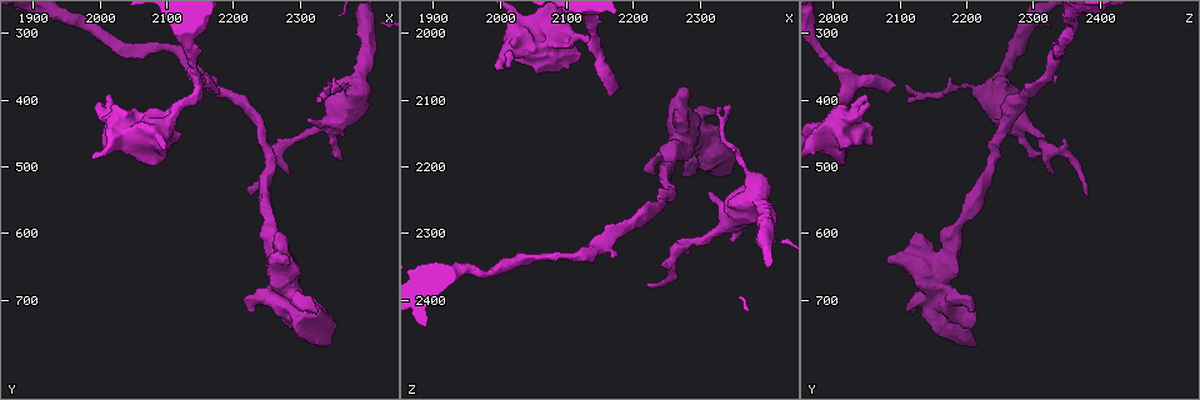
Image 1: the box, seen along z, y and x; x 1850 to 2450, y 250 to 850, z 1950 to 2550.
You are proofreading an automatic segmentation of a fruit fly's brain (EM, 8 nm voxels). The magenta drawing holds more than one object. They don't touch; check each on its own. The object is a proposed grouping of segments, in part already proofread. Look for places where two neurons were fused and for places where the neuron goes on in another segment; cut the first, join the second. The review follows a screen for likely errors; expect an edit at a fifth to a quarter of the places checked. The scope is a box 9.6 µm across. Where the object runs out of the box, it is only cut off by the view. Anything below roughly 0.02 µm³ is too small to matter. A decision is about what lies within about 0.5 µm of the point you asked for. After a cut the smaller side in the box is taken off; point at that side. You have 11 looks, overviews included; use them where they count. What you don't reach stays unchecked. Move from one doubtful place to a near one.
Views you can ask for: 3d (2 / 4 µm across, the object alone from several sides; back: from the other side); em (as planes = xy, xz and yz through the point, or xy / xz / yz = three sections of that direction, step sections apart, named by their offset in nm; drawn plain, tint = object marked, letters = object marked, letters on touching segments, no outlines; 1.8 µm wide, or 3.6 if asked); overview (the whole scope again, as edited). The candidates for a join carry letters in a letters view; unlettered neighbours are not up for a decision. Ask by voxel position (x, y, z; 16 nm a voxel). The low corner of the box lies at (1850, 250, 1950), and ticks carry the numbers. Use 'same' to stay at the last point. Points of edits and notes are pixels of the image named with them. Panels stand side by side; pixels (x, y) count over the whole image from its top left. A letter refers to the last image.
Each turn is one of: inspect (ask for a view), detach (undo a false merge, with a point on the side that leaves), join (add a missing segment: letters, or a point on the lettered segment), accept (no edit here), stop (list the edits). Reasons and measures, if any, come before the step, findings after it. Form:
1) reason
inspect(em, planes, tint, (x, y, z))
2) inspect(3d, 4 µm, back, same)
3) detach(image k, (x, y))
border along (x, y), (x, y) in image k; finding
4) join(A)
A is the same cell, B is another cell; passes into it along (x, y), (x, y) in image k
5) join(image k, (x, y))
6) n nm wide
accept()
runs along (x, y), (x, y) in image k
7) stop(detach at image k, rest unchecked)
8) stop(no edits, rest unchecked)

long arm stops here
inspect(3d, 4 µm, (2345, 375, 2110))

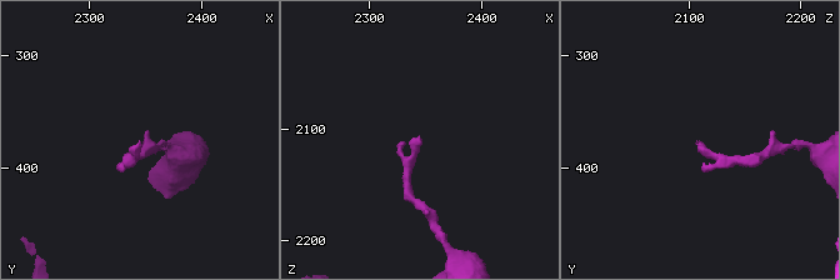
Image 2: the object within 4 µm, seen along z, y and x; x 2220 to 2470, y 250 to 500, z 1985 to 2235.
need the tissue
inspect(em, planes, tint, (2344, 378, 2106))

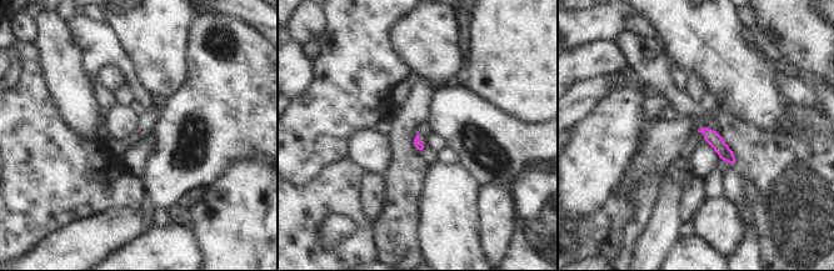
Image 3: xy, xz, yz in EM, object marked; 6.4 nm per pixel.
inspect(em, planes, letters, same)

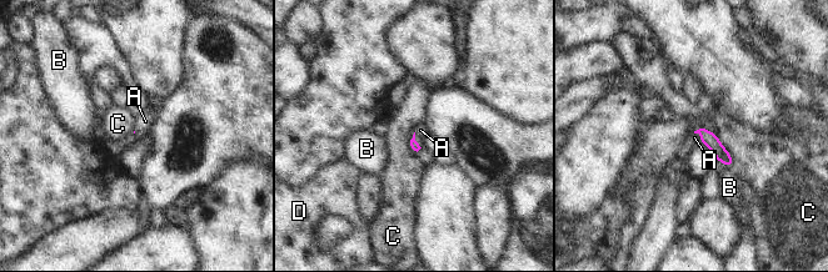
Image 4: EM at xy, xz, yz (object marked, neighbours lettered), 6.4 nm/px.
join(A)
A is the same cell, B, C and D are other cells; passes into it along (414, 145), (414, 140), (420, 130) in image 4; it goes on there

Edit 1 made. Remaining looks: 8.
inspect(overview)

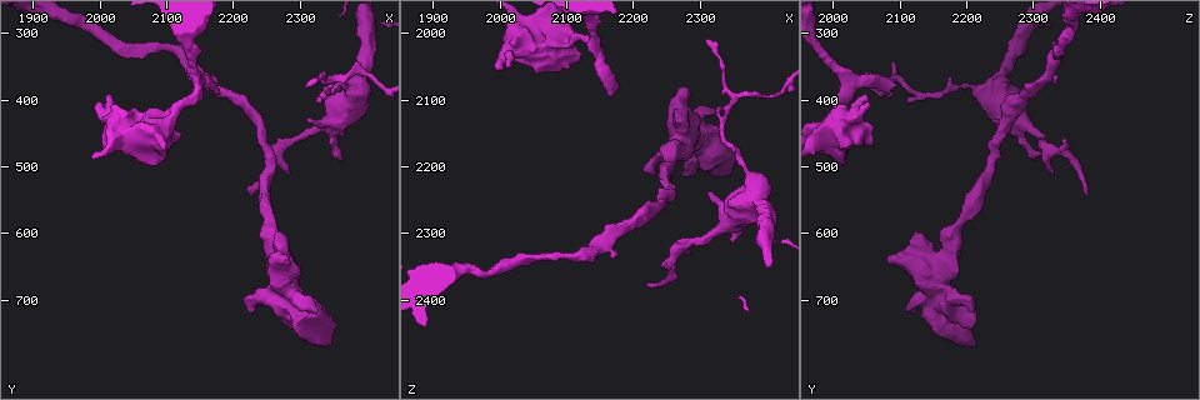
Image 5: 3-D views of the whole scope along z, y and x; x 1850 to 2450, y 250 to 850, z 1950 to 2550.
thick turns thin
inspect(em, 3.6 µm, planes, tint, (2375, 380, 2255))

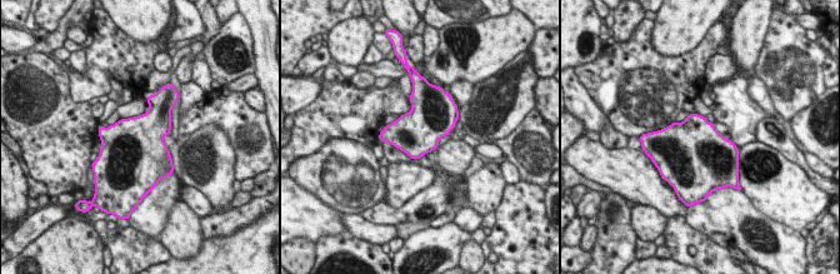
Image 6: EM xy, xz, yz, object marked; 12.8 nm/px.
inspect(em, 3.6 µm, planes, letters, same)

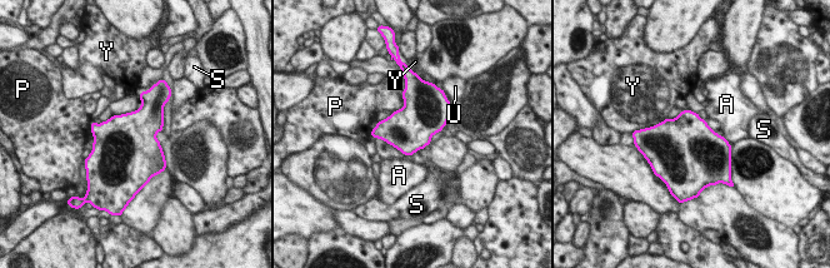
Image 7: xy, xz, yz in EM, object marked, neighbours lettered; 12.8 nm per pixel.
accept()
A, P, S, U and Y are other cells; border along (403, 94), (404, 105), (394, 112) in image 7; one neuron here

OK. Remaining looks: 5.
free end
inspect(em, yz, step 4, tint, (2165, 380, 2090))

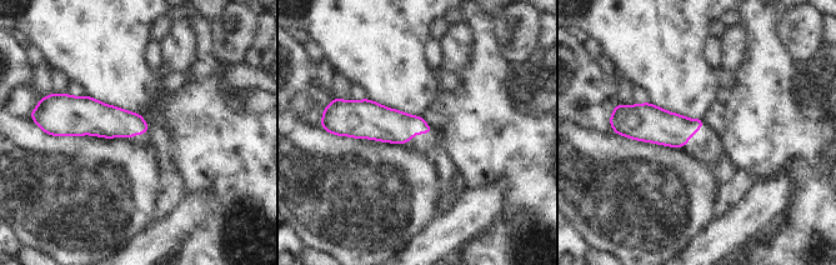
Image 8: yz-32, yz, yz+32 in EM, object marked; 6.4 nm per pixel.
cut it another way
inspect(em, planes, letters, same)

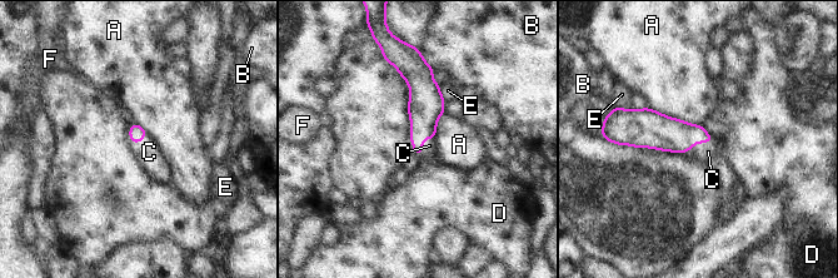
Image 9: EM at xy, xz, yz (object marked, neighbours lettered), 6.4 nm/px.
A touches over 380 nm
join(C)
C is the same cell, A, B, D, E and F are other cells; passes into it along (425, 107), (422, 143), (429, 145) in image 9; the neuron continues

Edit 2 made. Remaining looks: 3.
inspect(overview)

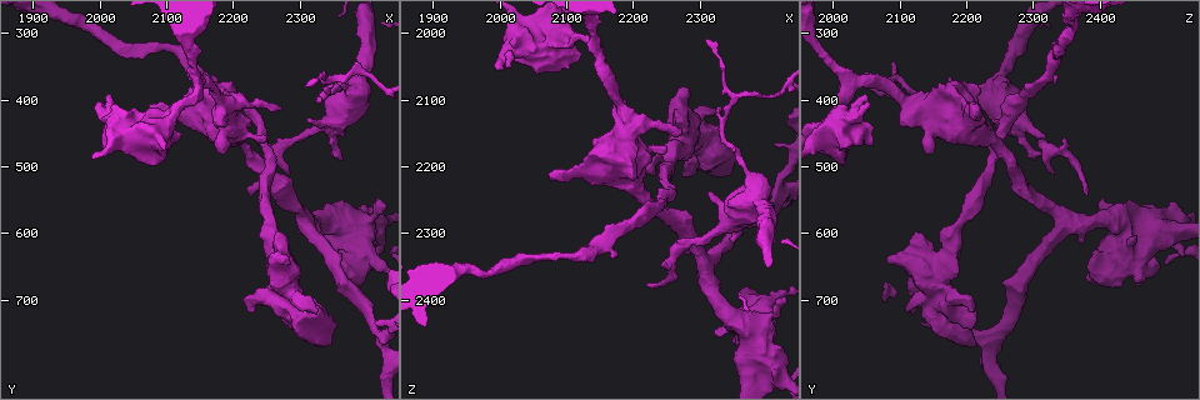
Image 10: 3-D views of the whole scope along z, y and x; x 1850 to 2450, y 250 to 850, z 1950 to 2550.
branch stops here
inspect(em, planes, tint, (2070, 410, 2220))

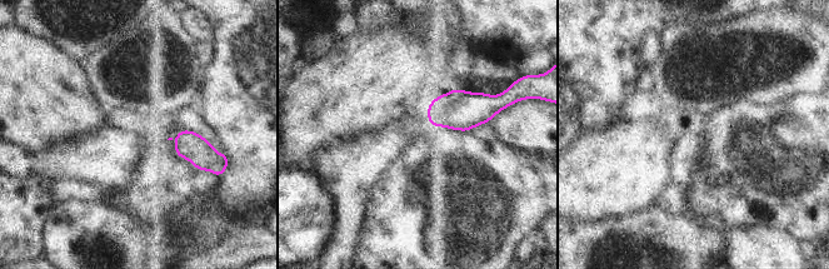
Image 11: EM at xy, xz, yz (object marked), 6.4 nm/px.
inspect(em, planes, letters, same)

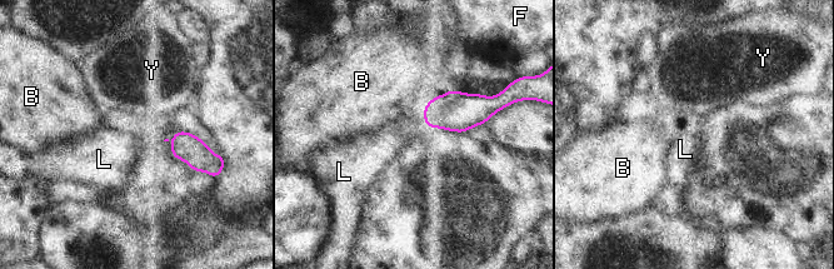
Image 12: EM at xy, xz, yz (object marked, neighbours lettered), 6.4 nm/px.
join(L)
L is the same cell, B, F and Y are other cells; it goes on there

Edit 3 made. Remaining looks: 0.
stop(join at image 4, join at image 9, join at image 12, rest unchecked)

